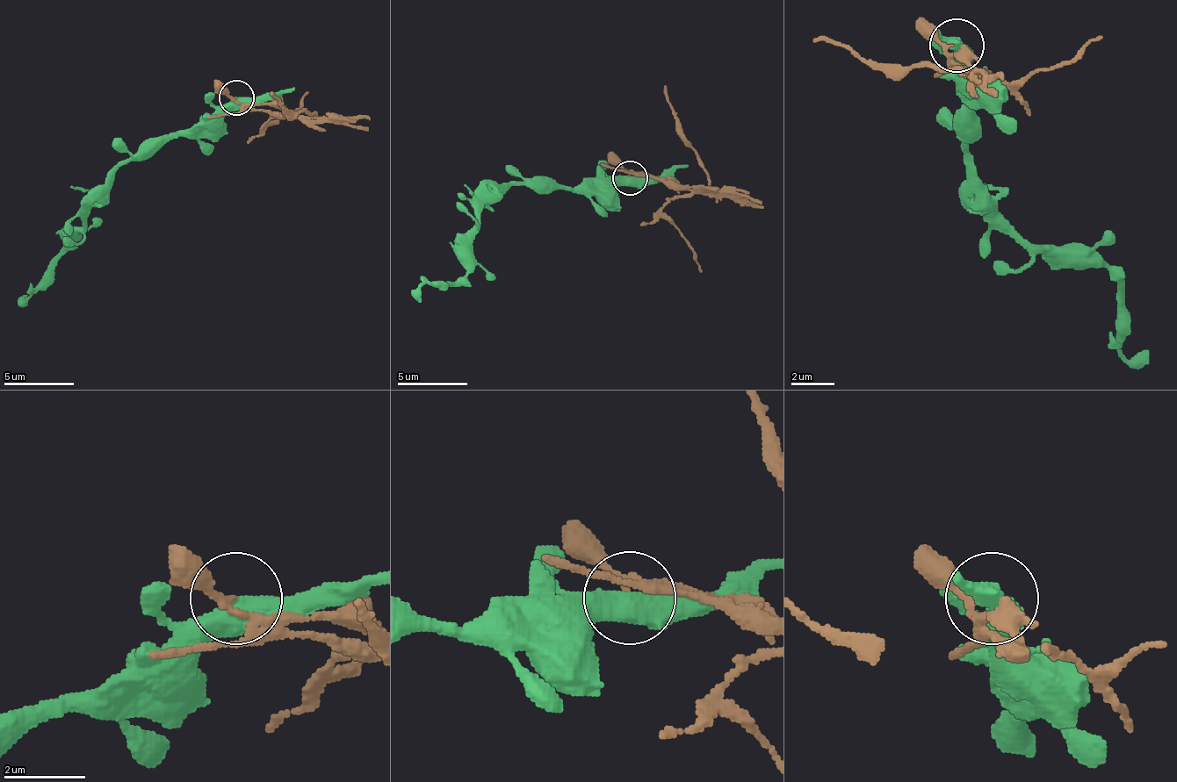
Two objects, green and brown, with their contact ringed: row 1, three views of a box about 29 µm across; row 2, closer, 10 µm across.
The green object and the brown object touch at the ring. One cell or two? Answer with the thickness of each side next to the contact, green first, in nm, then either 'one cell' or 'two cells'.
calibres 500 and 140 nm; two cells

